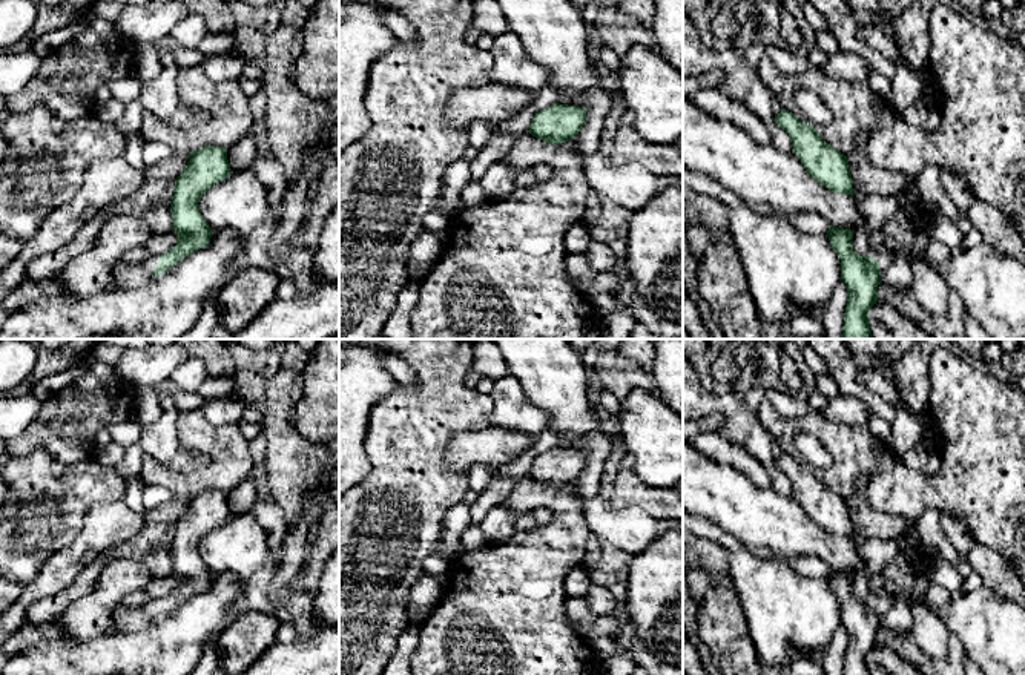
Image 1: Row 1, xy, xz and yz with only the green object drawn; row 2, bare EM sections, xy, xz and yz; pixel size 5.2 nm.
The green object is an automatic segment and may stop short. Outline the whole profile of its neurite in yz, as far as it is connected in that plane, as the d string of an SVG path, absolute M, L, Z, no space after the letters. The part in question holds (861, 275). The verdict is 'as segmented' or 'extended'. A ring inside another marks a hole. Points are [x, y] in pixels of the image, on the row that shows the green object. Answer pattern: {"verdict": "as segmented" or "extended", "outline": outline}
{"verdict": "as segmented", "outline": "M829 226L827 236L841 261L841 281L845 284L849 296L841 339L875 339L868 311L879 299L881 264L872 256L861 256L853 250L850 229Z"}

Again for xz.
{"verdict": "as segmented", "outline": "M555 103L534 115L528 132L555 146L574 140L585 124L585 107Z"}

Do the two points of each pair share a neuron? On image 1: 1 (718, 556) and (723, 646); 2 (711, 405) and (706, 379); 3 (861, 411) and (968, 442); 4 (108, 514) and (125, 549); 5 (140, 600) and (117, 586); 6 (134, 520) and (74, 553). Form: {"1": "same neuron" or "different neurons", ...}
{"1": "same neuron", "2": "different neurons", "3": "different neurons", "4": "different neurons", "5": "different neurons", "6": "same neuron"}

